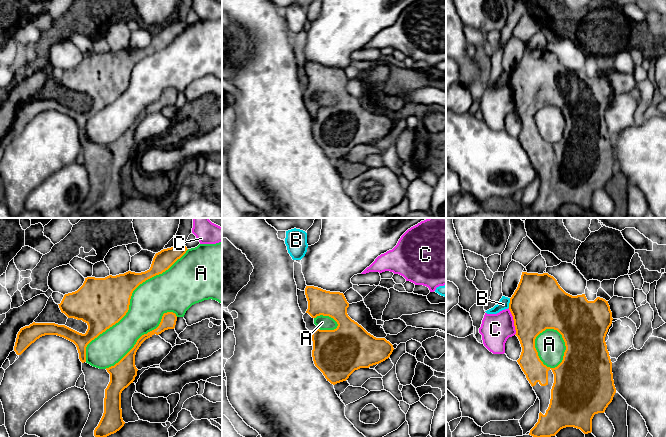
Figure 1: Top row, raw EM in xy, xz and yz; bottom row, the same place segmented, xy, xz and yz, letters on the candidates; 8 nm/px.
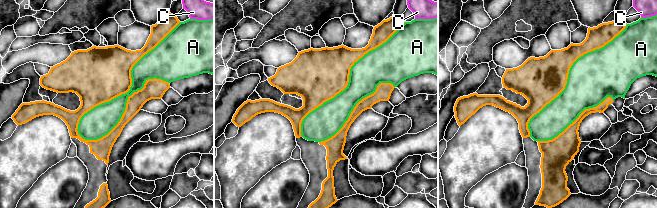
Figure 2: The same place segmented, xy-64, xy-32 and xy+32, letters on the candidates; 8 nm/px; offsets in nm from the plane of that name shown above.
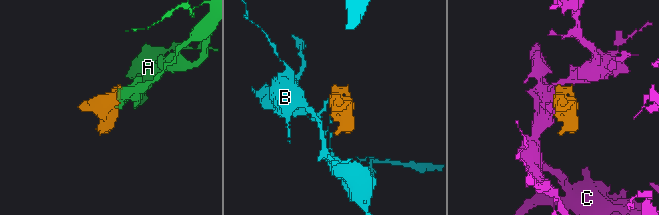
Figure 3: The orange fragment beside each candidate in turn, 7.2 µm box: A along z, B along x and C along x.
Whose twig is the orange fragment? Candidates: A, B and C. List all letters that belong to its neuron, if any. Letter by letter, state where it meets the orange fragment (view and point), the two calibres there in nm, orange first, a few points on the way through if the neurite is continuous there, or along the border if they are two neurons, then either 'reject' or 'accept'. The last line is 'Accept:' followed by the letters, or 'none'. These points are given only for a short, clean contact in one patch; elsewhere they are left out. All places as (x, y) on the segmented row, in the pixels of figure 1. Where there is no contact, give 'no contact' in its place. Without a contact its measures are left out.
A: meets orange in xy at (129, 302); 400 nm thick on the orange side, 300 nm on the other; reject
B: meets orange in yz at (509, 303); 440 nm thick on the orange side, 90 nm on the other; border along yz (510, 298), (508, 307); reject
C: meets orange in yz at (514, 321); 440 nm thick on the orange side, 240 nm on the other; border along yz (508, 308), (512, 316), (515, 334); reject
Accept: none

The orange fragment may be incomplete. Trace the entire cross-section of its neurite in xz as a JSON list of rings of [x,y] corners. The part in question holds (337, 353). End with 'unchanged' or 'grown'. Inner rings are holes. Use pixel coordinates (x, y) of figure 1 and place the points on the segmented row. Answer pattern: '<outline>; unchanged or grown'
[[[306,286],[305,295],[308,309],[303,319],[312,335],[313,361],[331,384],[346,381],[355,370],[390,357],[394,348],[389,341],[374,337],[348,316],[349,303],[343,293]],[[320,315],[333,318],[337,328],[318,329],[314,319]]]; grown

